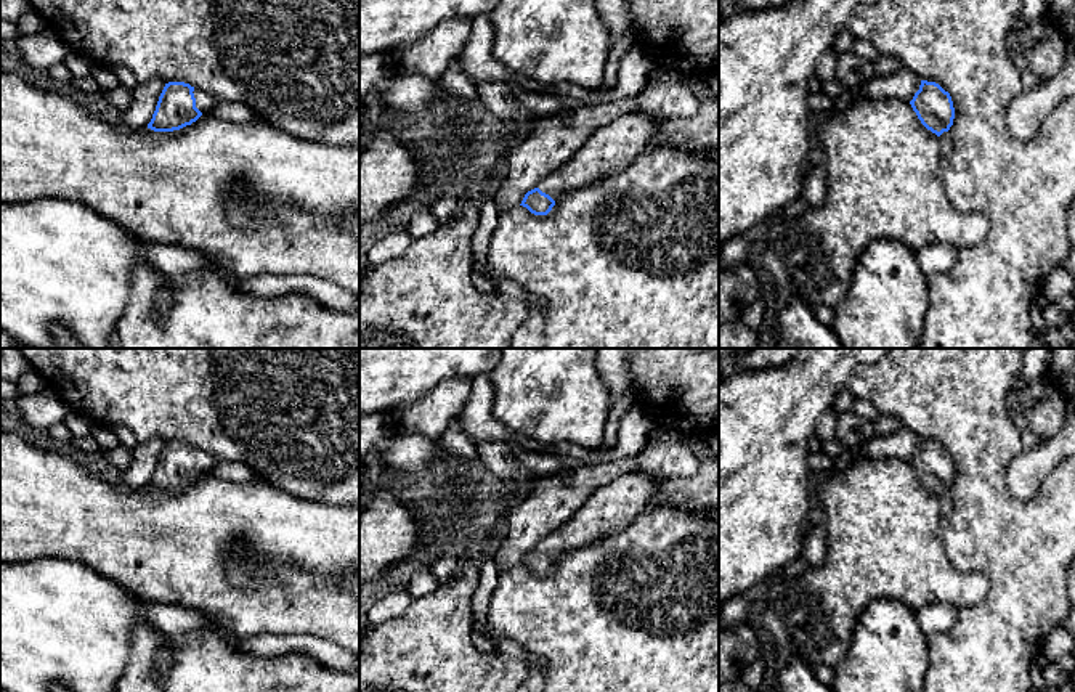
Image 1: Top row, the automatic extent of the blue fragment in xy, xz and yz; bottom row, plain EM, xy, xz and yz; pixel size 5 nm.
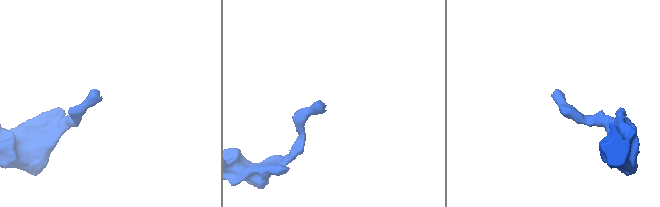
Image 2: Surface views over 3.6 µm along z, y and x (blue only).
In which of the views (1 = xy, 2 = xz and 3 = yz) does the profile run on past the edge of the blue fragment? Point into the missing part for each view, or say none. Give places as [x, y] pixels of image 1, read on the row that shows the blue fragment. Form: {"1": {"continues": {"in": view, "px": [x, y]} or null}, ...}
{"1": {"continues": {"in": "xy", "px": [204, 101]}}, "2": {"continues": {"in": "xz", "px": [612, 148]}}, "3": {"continues": null}}

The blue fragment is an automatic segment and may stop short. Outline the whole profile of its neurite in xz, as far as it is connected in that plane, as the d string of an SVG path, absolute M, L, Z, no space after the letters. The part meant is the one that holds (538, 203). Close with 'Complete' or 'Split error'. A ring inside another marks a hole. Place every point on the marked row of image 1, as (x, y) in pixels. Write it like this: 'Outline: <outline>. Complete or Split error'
Outline: M719 98L700 104L687 119L653 120L642 114L627 114L595 130L581 149L560 169L546 177L539 188L528 191L520 206L534 215L547 215L562 194L576 191L603 177L624 170L639 154L656 148L696 153L704 148L719 148Z. Split error

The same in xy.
Outline: M185 82L165 83L148 128L154 132L173 132L209 114L218 100L207 92Z. Split error

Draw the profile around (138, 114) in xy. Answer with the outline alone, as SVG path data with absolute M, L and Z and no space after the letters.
M152 79L144 83L138 83L133 90L132 104L120 114L117 114L119 122L130 128L144 128L152 119L159 96L165 87L160 79Z

